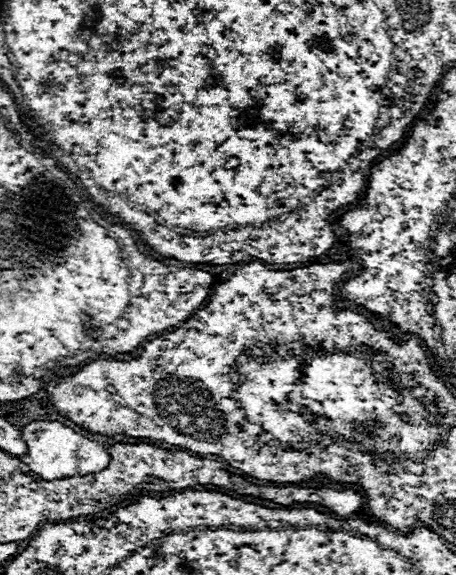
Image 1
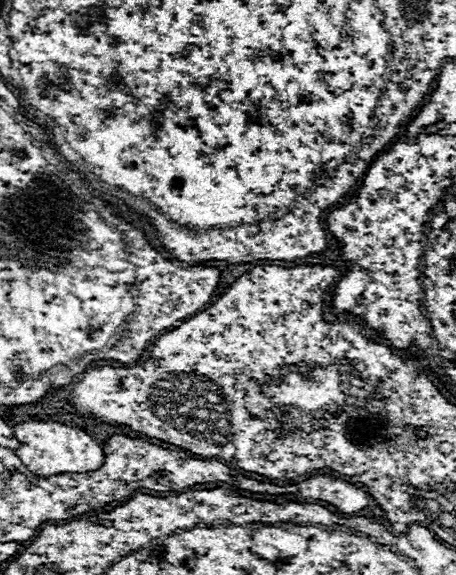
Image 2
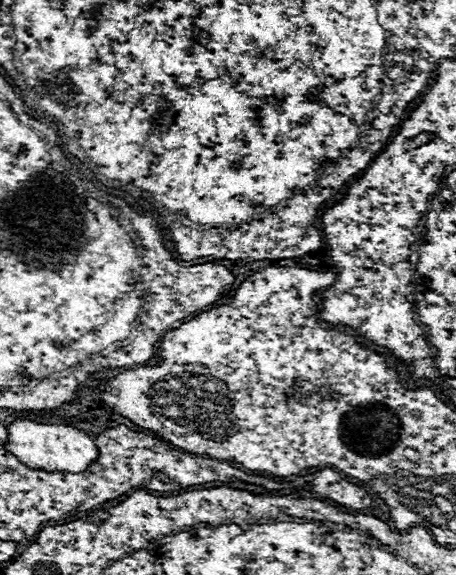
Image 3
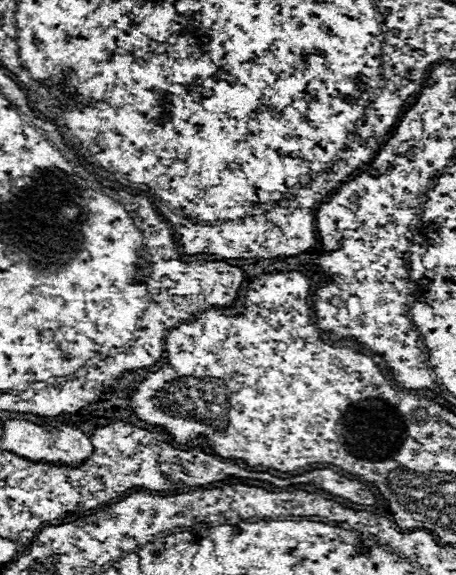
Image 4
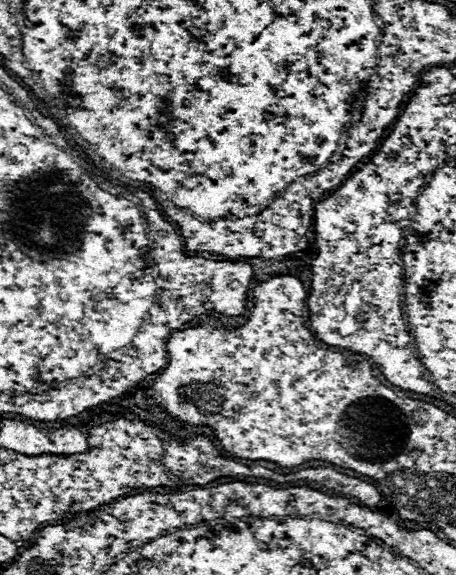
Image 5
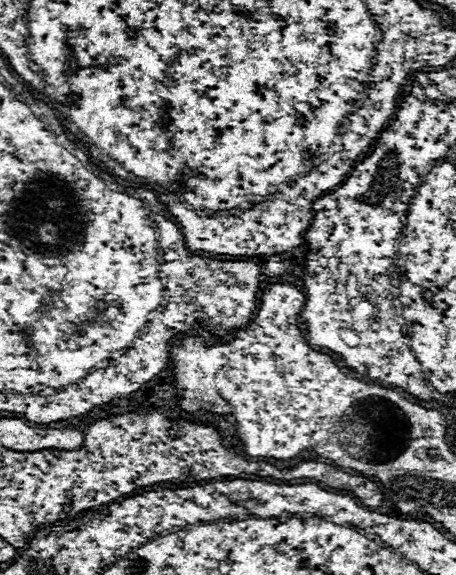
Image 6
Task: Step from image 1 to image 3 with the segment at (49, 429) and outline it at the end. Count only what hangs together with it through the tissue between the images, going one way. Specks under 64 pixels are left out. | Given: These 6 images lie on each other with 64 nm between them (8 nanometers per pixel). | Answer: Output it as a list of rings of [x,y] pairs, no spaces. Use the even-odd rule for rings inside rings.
[[[16,420],[8,426],[10,444],[6,446],[22,464],[32,470],[46,472],[84,472],[92,462],[98,460],[98,448],[94,440],[78,428],[62,424],[38,424],[32,420]]]

